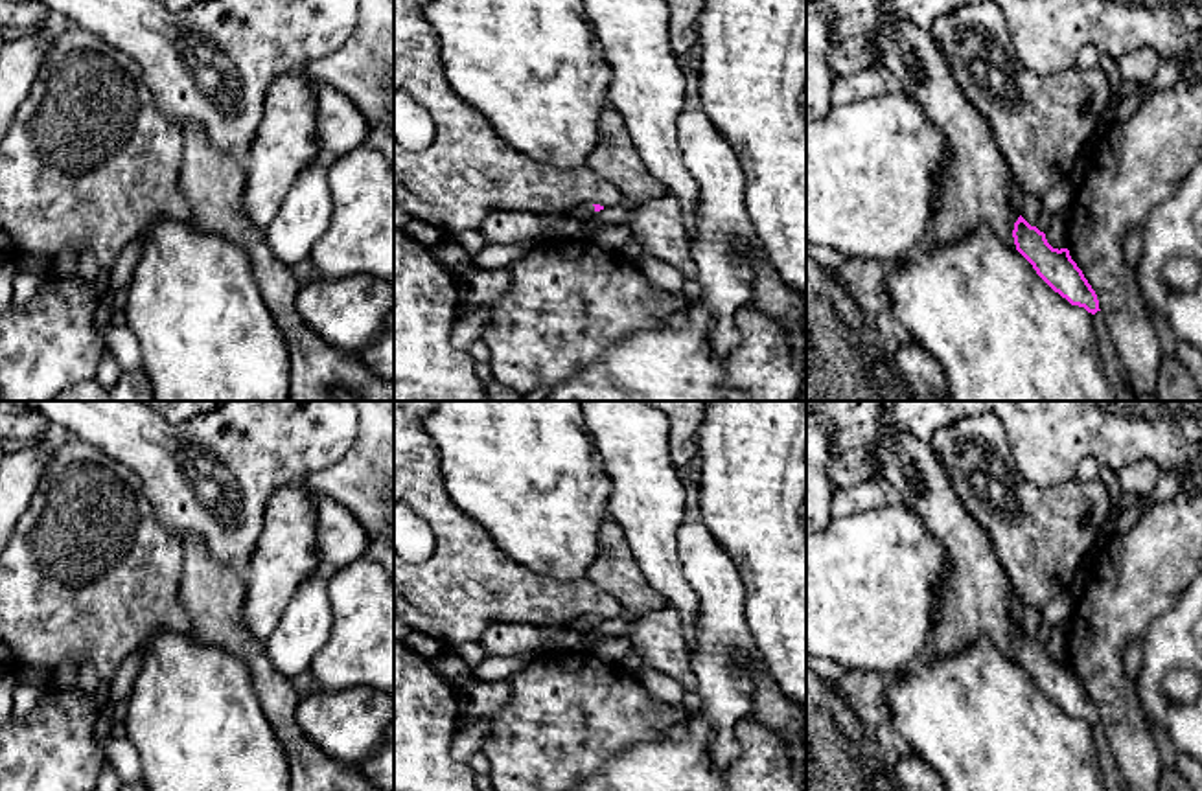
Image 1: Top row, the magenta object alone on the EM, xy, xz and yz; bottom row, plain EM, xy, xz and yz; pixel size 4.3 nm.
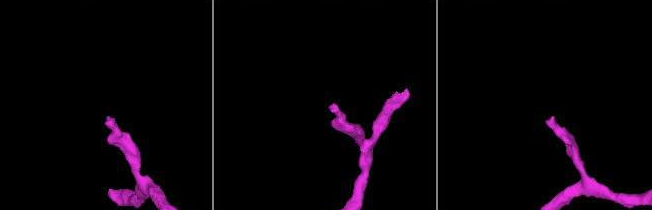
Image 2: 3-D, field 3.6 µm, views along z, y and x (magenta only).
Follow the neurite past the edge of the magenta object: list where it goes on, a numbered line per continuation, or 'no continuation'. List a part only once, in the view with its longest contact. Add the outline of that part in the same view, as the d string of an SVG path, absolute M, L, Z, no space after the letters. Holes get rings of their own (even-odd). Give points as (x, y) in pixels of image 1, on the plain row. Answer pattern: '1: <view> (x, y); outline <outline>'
no continuation

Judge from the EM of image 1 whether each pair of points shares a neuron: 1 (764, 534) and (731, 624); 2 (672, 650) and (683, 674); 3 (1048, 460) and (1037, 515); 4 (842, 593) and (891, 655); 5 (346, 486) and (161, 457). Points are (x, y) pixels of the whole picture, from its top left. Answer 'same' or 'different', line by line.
1: different
2: same
3: different
4: same
5: different

